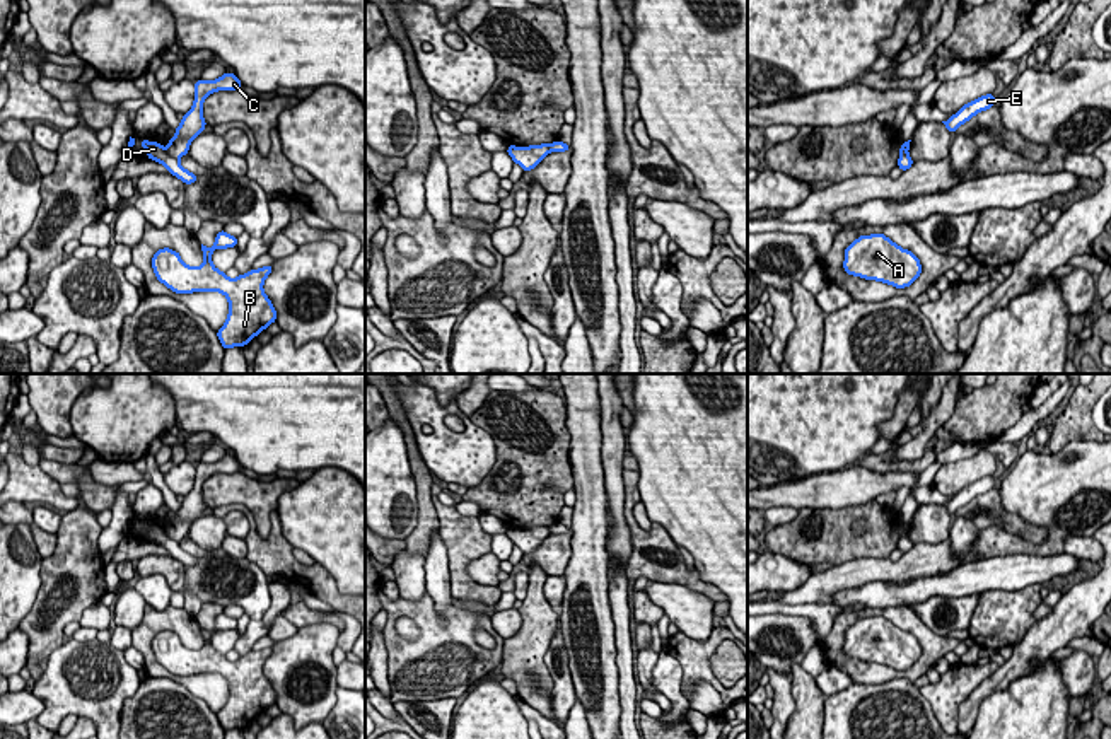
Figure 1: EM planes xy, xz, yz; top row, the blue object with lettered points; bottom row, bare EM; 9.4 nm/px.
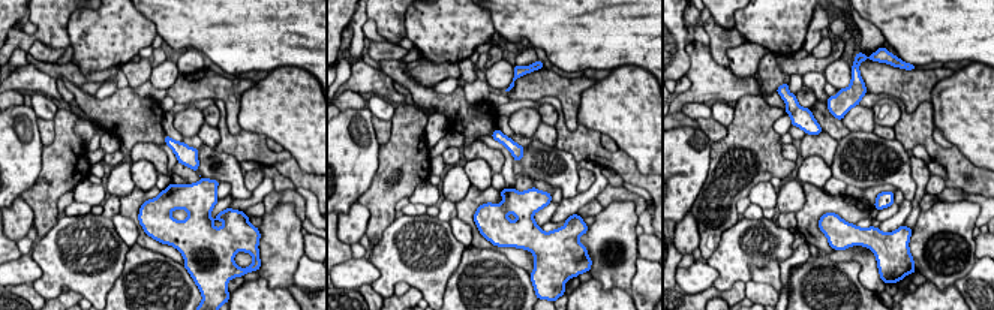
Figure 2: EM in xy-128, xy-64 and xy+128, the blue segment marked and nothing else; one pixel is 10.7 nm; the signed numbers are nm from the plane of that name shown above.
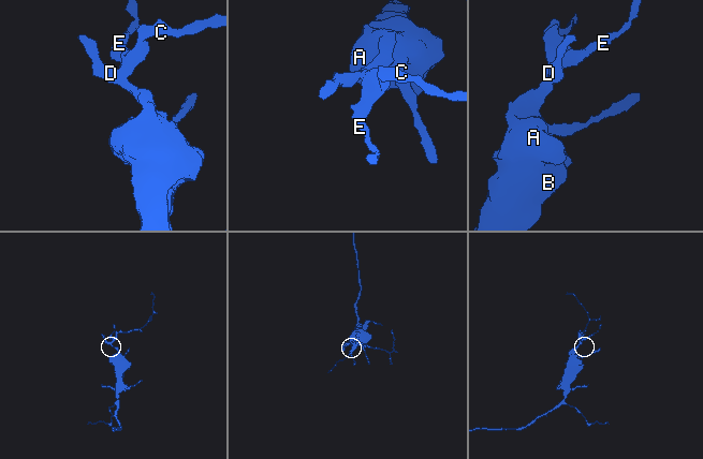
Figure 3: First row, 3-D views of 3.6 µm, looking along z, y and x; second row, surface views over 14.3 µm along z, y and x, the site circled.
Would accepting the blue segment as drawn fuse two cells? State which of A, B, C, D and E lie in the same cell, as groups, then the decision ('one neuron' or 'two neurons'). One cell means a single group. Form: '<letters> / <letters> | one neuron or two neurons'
A B D / C E | two neurons

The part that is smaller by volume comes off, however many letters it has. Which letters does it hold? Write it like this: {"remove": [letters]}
{"remove": ["C", "E"]}

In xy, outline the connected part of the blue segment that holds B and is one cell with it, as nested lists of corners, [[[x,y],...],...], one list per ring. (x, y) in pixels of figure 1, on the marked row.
[[[220,230],[215,244],[201,244],[203,265],[188,266],[177,251],[159,249],[152,258],[152,268],[160,283],[176,294],[220,292],[229,300],[229,316],[217,336],[225,350],[246,346],[251,338],[276,321],[276,311],[263,290],[263,283],[273,270],[273,265],[251,270],[249,273],[229,278],[212,263],[215,249],[236,247],[237,237]]]

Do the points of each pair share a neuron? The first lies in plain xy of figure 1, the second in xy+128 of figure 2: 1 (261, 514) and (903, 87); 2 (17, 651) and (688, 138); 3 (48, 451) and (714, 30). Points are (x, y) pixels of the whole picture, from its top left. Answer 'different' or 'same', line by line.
1: same
2: same
3: different

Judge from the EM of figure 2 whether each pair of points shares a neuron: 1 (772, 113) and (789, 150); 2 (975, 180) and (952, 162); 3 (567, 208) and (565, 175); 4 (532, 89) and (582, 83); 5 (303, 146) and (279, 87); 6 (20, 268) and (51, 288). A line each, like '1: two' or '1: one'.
1: two
2: one
3: two
4: one
5: one
6: two

